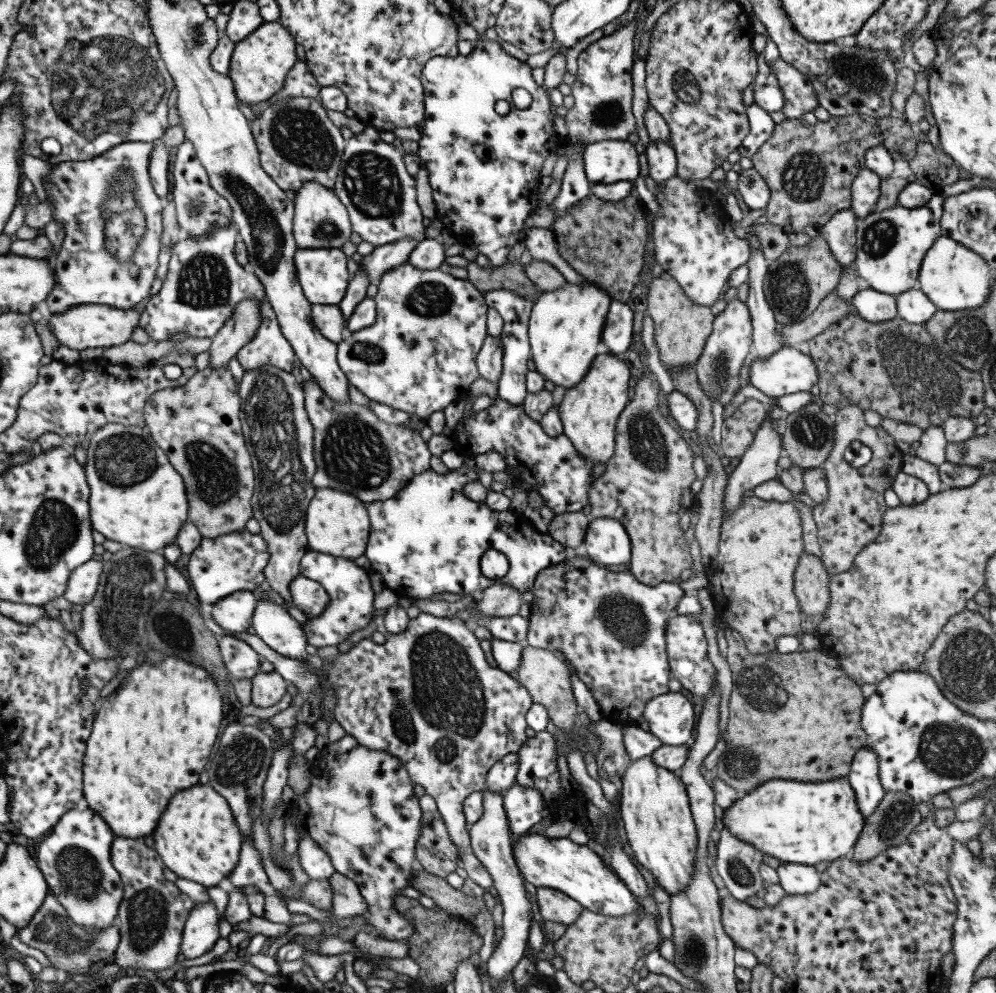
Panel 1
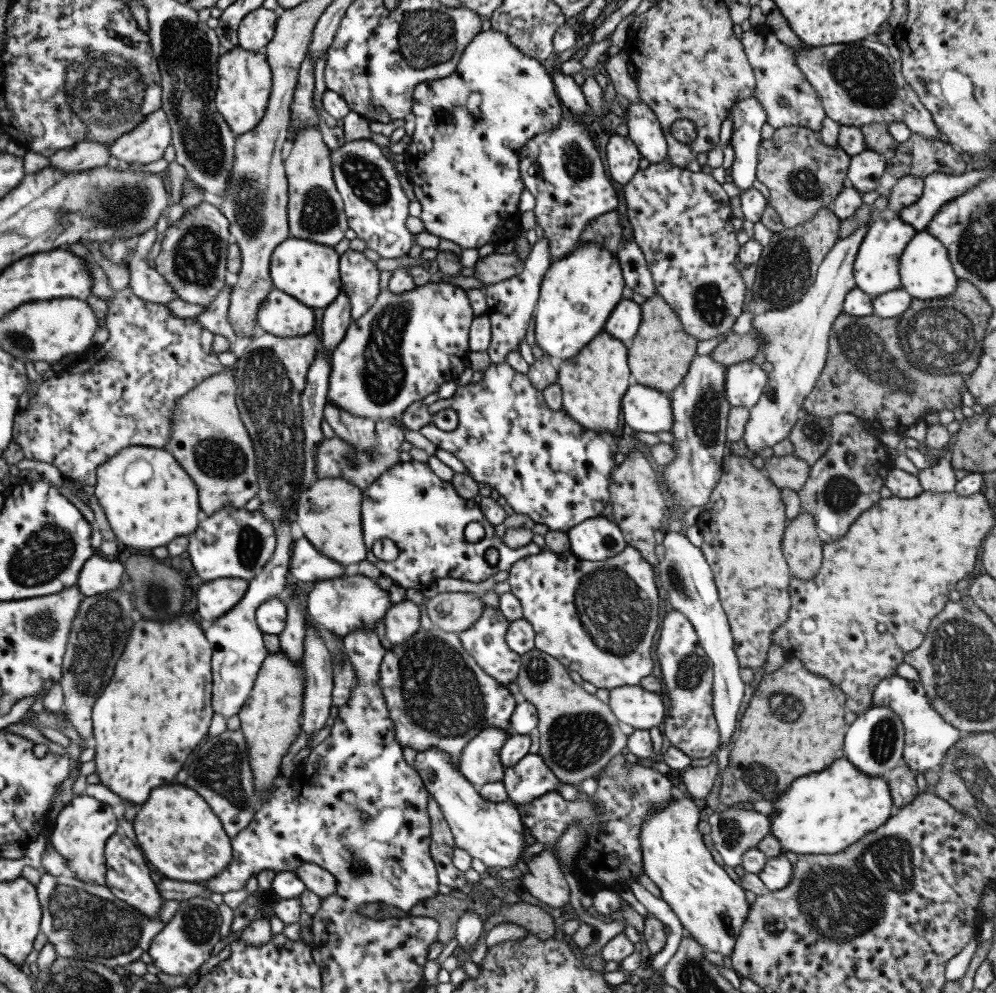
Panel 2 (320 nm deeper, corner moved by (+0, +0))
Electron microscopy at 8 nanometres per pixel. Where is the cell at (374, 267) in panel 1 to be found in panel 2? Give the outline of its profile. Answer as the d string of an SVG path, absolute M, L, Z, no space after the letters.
M340 292L331 304L328 304L321 316L321 345L324 352L330 353L343 338L345 329L352 321L347 295Z

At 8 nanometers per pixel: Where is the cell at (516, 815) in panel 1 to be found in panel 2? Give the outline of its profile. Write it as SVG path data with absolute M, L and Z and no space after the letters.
M525 754L516 763L504 768L500 780L507 793L508 802L524 805L542 794L557 791L569 795L571 792L578 797L576 789L566 790L558 778L545 766L543 759L535 754Z

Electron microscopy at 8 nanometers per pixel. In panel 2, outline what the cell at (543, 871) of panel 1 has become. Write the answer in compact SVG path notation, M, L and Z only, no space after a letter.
M437 748L419 752L414 758L414 769L428 794L437 803L451 831L455 847L465 850L471 858L481 860L486 867L509 868L515 864L515 868L521 873L526 869L525 863L531 857L523 859L521 855L525 848L524 826L513 804L508 801L491 802L482 799L477 786L473 786L450 763L450 757Z

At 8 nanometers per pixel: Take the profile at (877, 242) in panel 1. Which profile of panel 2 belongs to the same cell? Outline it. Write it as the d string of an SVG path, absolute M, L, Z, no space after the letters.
M896 216L891 219L879 218L875 222L871 222L861 239L853 262L855 286L872 297L899 288L897 266L899 266L900 254L916 232L917 230L908 222Z

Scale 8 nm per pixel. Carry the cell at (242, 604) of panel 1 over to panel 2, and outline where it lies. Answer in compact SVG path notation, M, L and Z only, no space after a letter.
M218 578L202 582L196 590L197 614L206 621L216 621L227 614L244 595L247 583L240 578Z

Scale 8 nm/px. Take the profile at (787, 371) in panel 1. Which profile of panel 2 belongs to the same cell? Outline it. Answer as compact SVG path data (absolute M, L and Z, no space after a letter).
M749 360L726 367L722 387L729 407L751 409L767 382L766 374Z

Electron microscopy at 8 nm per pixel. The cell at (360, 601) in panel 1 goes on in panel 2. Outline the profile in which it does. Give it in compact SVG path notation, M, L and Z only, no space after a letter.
M305 537L292 540L291 546L288 572L299 584L313 584L345 575L341 564L323 556Z

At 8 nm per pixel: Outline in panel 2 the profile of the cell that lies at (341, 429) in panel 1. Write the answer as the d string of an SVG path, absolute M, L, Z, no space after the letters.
M379 419L374 422L374 431L376 446L370 452L354 450L353 446L336 436L329 439L322 436L322 440L319 440L314 448L314 473L317 478L342 478L364 491L381 473L396 465L399 462L397 455L401 452L399 446L404 440L402 429L394 425L390 419Z

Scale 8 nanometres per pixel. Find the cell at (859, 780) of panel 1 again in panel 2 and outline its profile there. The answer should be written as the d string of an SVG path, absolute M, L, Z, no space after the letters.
M870 706L848 725L843 740L843 757L857 770L872 777L885 776L902 760L904 728L900 718L886 706Z

